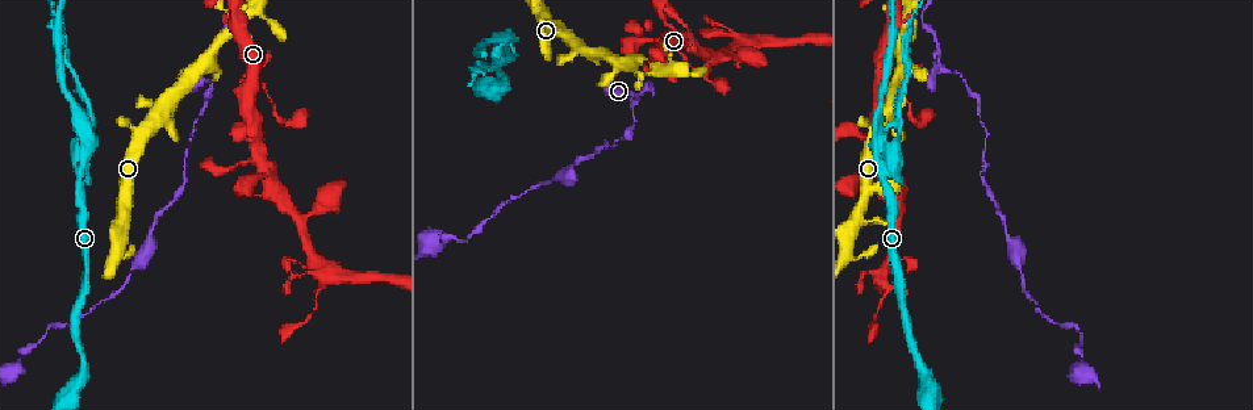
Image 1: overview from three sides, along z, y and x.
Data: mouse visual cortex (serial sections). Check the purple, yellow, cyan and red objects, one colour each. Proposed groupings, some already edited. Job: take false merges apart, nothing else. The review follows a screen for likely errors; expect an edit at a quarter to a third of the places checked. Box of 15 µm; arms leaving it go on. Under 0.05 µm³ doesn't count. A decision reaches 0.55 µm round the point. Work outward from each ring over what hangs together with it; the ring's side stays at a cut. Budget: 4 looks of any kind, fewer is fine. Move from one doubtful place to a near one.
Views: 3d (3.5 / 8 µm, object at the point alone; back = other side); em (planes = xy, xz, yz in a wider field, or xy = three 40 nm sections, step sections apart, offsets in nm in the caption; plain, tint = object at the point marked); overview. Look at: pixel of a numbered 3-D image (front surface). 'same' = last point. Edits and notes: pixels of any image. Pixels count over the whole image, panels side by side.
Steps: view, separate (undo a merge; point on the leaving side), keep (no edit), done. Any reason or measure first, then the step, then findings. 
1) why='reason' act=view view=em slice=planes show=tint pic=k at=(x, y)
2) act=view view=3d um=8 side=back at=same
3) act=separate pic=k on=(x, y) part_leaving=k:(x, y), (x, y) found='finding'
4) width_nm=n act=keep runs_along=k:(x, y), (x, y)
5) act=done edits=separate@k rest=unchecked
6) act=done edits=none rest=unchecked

act=view view=3d um=3.5 pic=1 at=(936, 54)

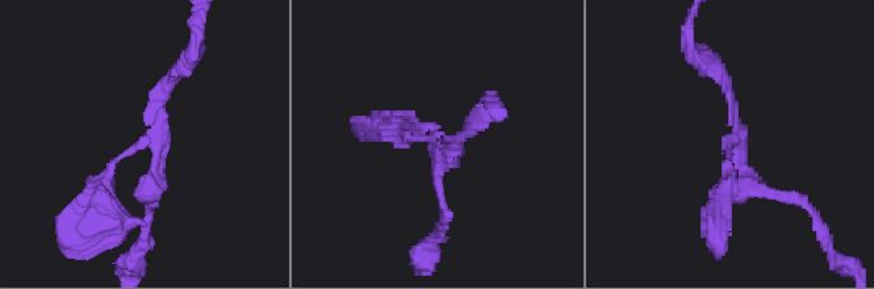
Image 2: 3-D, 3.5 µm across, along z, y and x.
arms=3 arm_widths_nm=150,200,200 why='need the tissue' act=view view=em slice=planes show=tint pic=2 at=(736, 140)

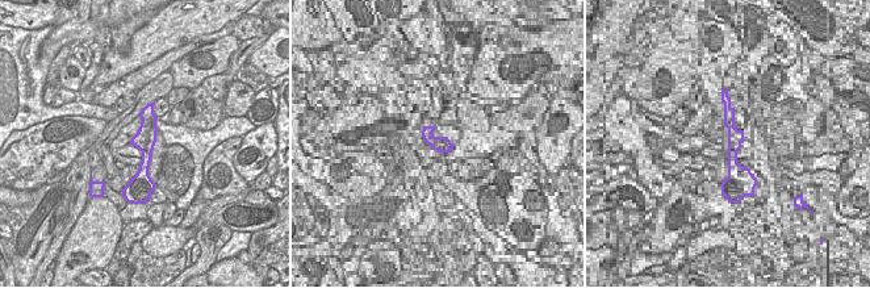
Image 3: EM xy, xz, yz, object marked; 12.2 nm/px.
act=keep runs_along=3:(150, 107), (146, 161), (139, 183) found='continuous, no second cell'

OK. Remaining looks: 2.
why='side arm on a straight run' act=view view=3d um=3.5 pic=1 at=(882, 175)

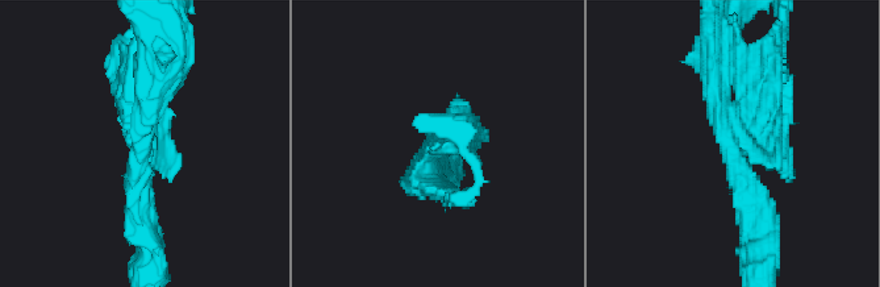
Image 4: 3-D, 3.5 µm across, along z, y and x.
act=view view=em slice=xy step=3 show=tint pic=4 at=(433, 142)

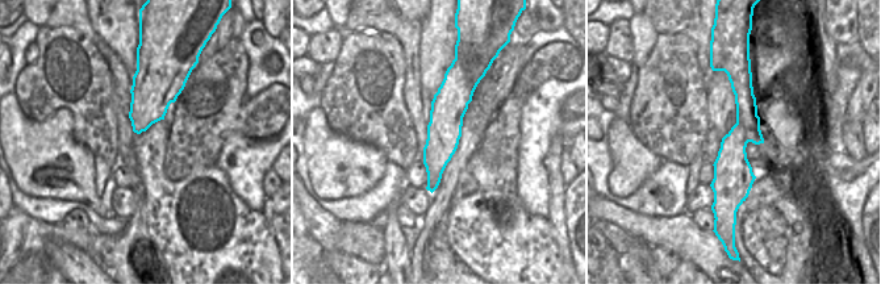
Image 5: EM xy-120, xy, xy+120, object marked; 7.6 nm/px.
act=separate pic=4 on=(767, 95) found='two cells meet here'

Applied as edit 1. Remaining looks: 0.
act=done edits=separate@4 rest=unchecked

